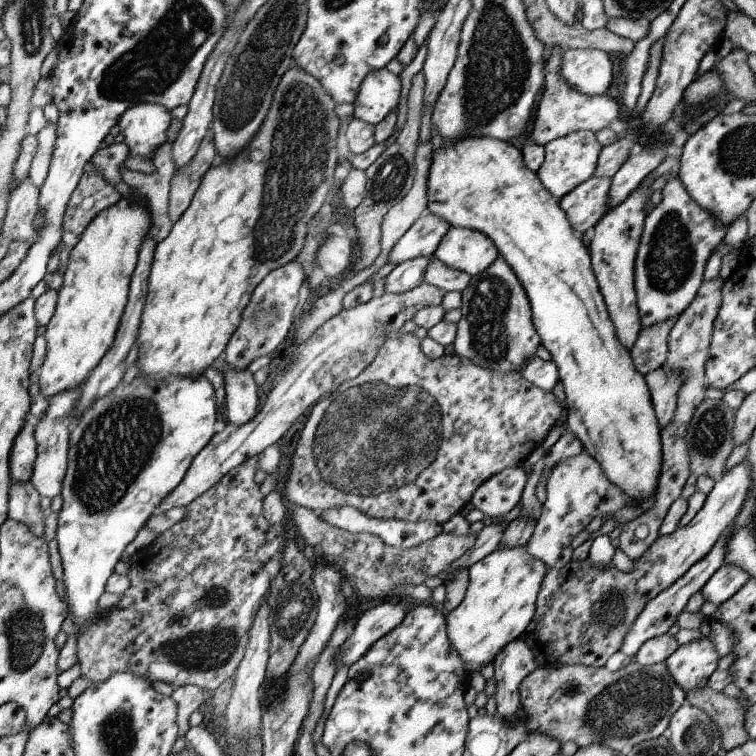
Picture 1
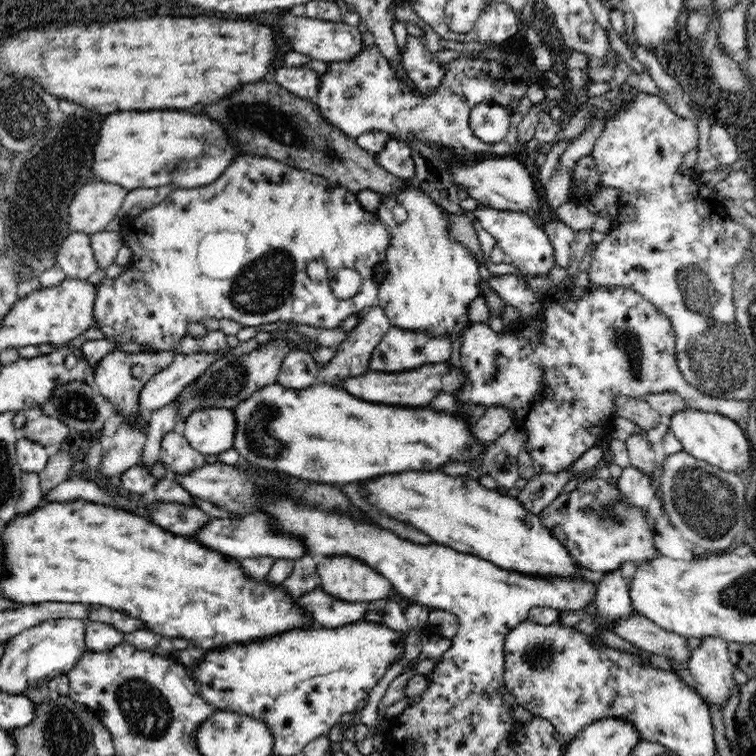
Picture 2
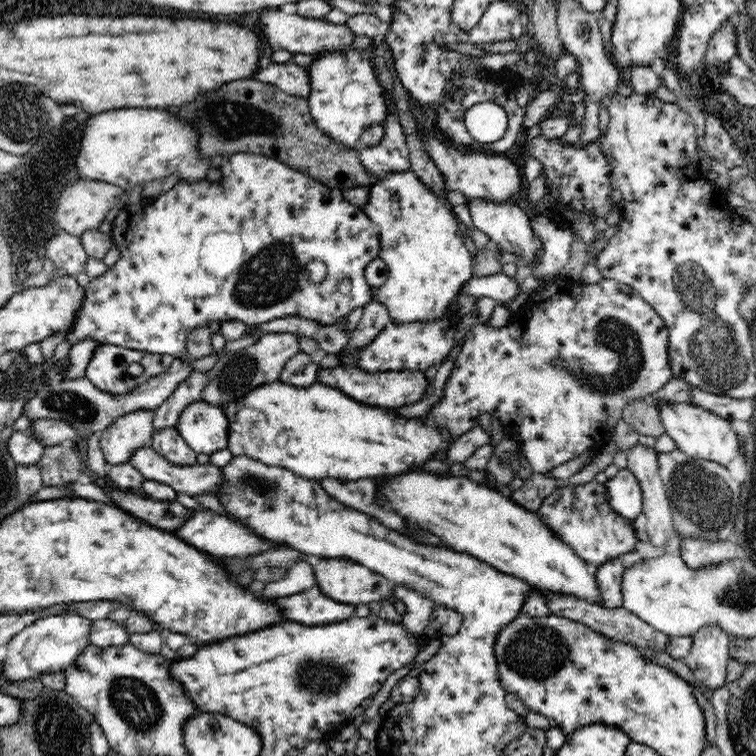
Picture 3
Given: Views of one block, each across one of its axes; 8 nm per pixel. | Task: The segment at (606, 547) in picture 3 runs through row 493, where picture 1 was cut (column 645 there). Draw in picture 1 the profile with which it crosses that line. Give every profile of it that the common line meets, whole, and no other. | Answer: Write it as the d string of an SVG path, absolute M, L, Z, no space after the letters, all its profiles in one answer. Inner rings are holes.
M744 459L730 472L715 482L702 508L694 518L671 534L660 535L640 560L633 562L634 570L626 573L613 564L596 568L589 558L570 561L564 568L546 568L536 606L538 610L530 620L528 628L519 639L535 655L540 666L593 666L604 667L610 656L622 648L622 641L630 632L630 625L642 609L660 592L680 580L690 568L700 562L712 550L716 540L722 536L750 492L752 476L750 464Z

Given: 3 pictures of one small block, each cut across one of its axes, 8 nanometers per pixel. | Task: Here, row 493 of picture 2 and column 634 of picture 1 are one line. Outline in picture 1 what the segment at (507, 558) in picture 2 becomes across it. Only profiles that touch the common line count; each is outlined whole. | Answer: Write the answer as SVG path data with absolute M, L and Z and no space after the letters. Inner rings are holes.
M470 136L463 137L462 140L454 142L454 144L444 144L438 148L435 152L432 152L430 170L428 170L428 180L426 180L427 188L427 211L430 214L434 214L436 218L440 220L446 220L451 227L466 227L472 230L483 232L488 235L492 242L498 249L499 256L503 256L504 260L510 264L510 268L514 271L514 274L520 280L522 288L526 290L528 300L530 300L531 312L533 323L540 337L541 344L550 352L551 360L556 363L560 380L564 386L564 392L566 394L566 415L564 420L567 427L572 430L578 440L581 440L585 451L598 461L598 464L602 467L604 476L610 480L610 484L618 486L630 500L636 500L638 504L648 500L648 498L655 496L656 489L658 488L658 478L660 478L660 471L662 468L662 446L661 446L661 426L657 420L654 406L652 404L652 397L650 389L646 384L645 375L641 375L638 369L632 362L631 352L626 350L618 338L616 338L616 331L614 330L614 324L610 320L610 315L606 304L604 304L604 297L600 292L596 276L591 267L591 256L587 242L580 240L574 234L574 230L570 226L570 222L567 219L567 212L564 212L560 208L559 199L553 194L550 194L535 172L532 172L526 165L523 159L523 154L520 147L515 142L498 140L496 138L490 138L488 136Z

